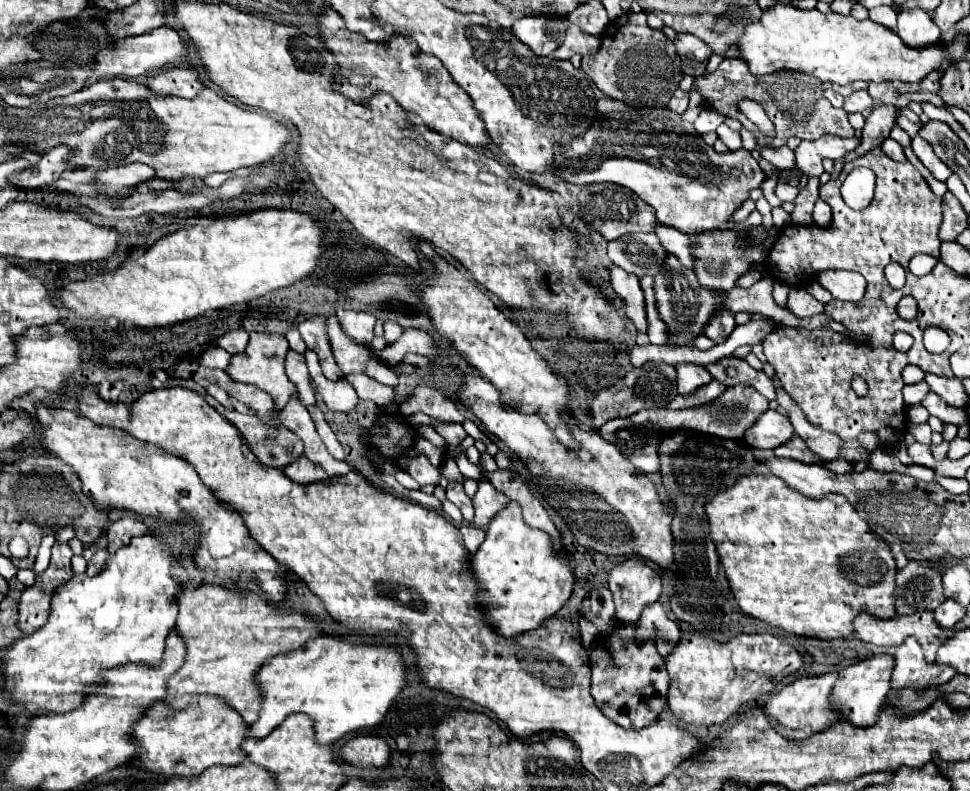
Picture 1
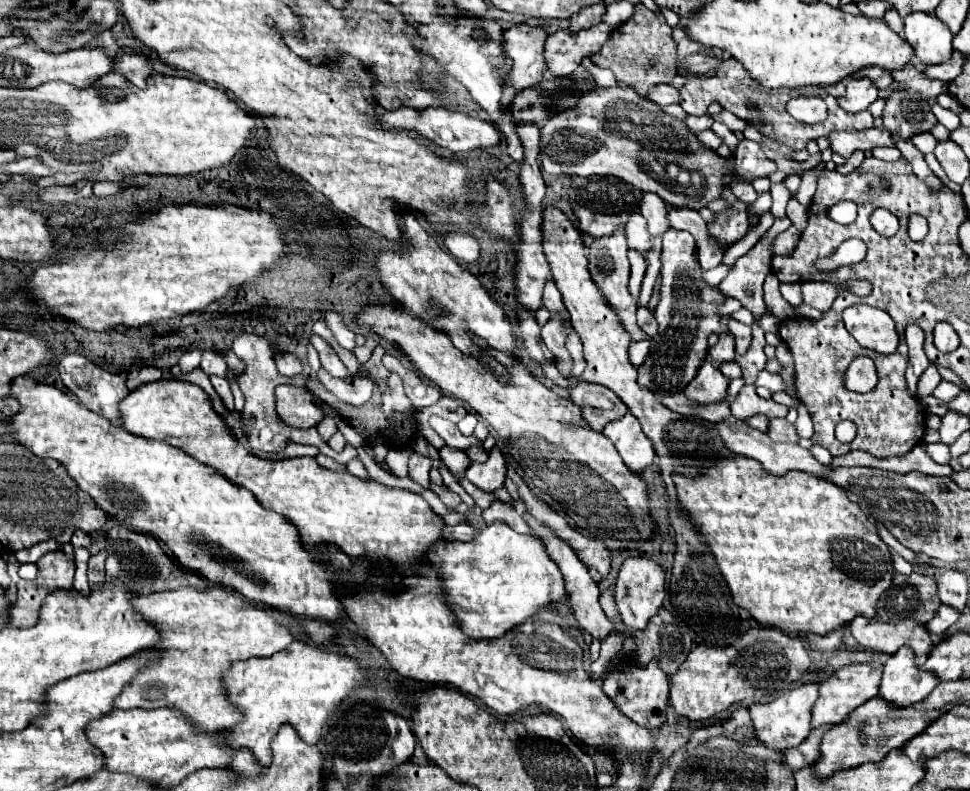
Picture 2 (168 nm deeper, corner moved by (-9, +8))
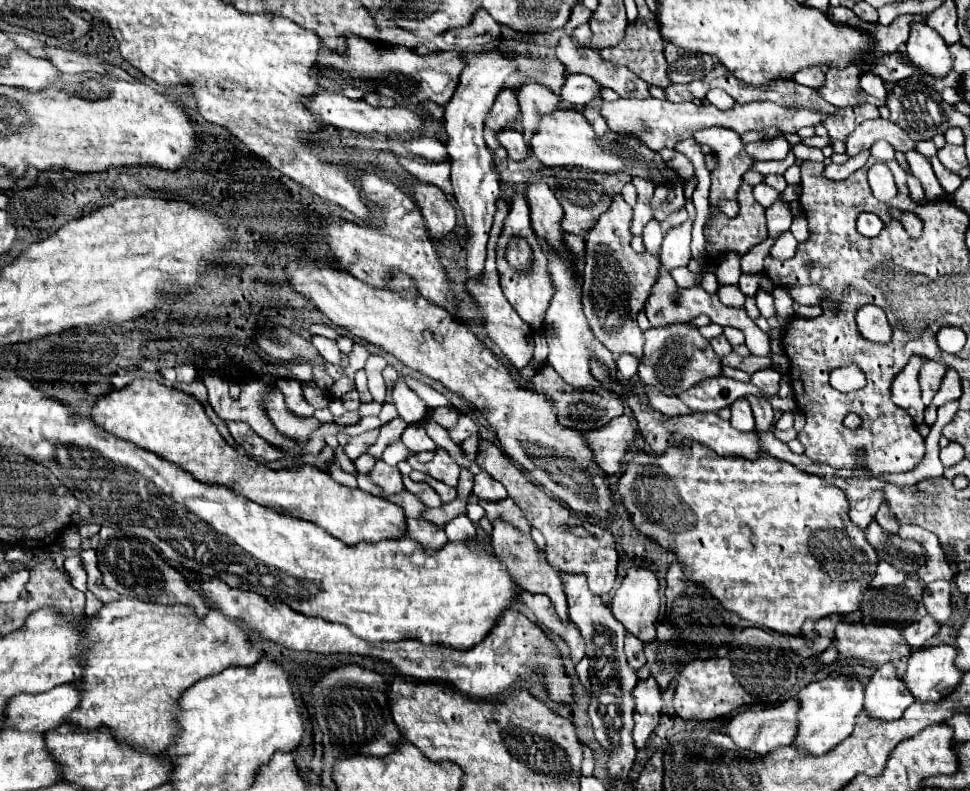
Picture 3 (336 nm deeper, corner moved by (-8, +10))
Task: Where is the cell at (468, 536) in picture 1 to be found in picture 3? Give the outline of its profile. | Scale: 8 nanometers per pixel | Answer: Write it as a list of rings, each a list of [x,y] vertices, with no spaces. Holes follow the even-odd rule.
[[[405,519],[405,523],[407,523],[405,535],[411,537],[413,541],[417,541],[427,551],[431,551],[431,549],[437,551],[437,549],[441,549],[447,543],[445,531],[433,529],[433,525],[429,525],[427,521],[421,521],[421,519]]]

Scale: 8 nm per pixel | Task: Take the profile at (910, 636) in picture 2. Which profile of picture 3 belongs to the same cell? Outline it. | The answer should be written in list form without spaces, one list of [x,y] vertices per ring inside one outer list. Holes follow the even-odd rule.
[[[839,621],[835,627],[835,647],[839,651],[837,661],[843,659],[861,659],[873,665],[883,665],[883,663],[891,663],[897,671],[897,677],[905,675],[905,665],[907,665],[907,657],[909,657],[909,647],[907,645],[899,645],[899,637],[901,631],[897,627],[891,625],[863,625],[863,623],[847,623],[847,621]]]

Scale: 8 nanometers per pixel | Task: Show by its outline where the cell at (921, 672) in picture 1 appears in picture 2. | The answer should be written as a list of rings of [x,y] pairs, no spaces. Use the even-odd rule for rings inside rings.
[[[900,647],[886,659],[880,695],[898,707],[922,701],[940,683],[932,671],[922,671],[914,659],[916,655],[910,647]]]

